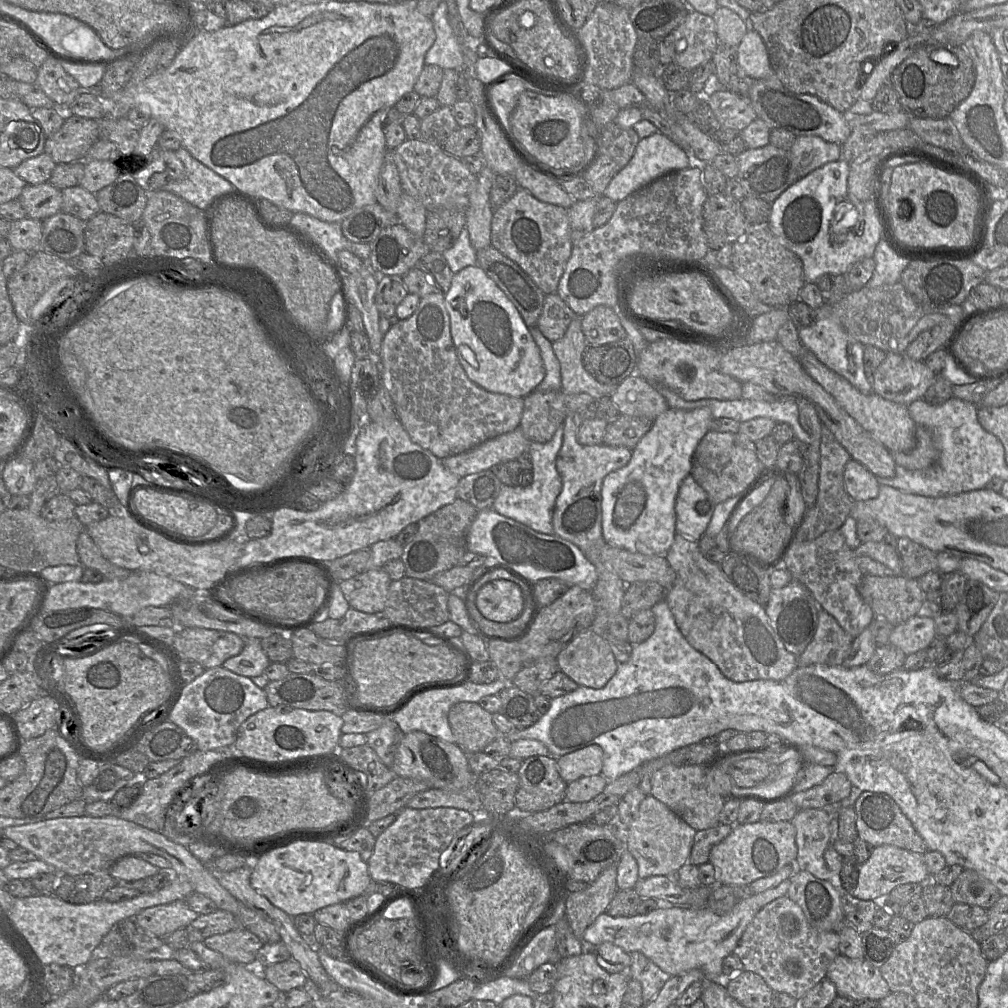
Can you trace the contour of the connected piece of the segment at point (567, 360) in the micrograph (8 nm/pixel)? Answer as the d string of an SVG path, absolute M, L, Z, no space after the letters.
M580 316L571 321L564 336L552 342L552 346L560 362L563 392L587 393L595 400L613 395L618 385L600 383L583 365L583 353L587 342L582 331Z

